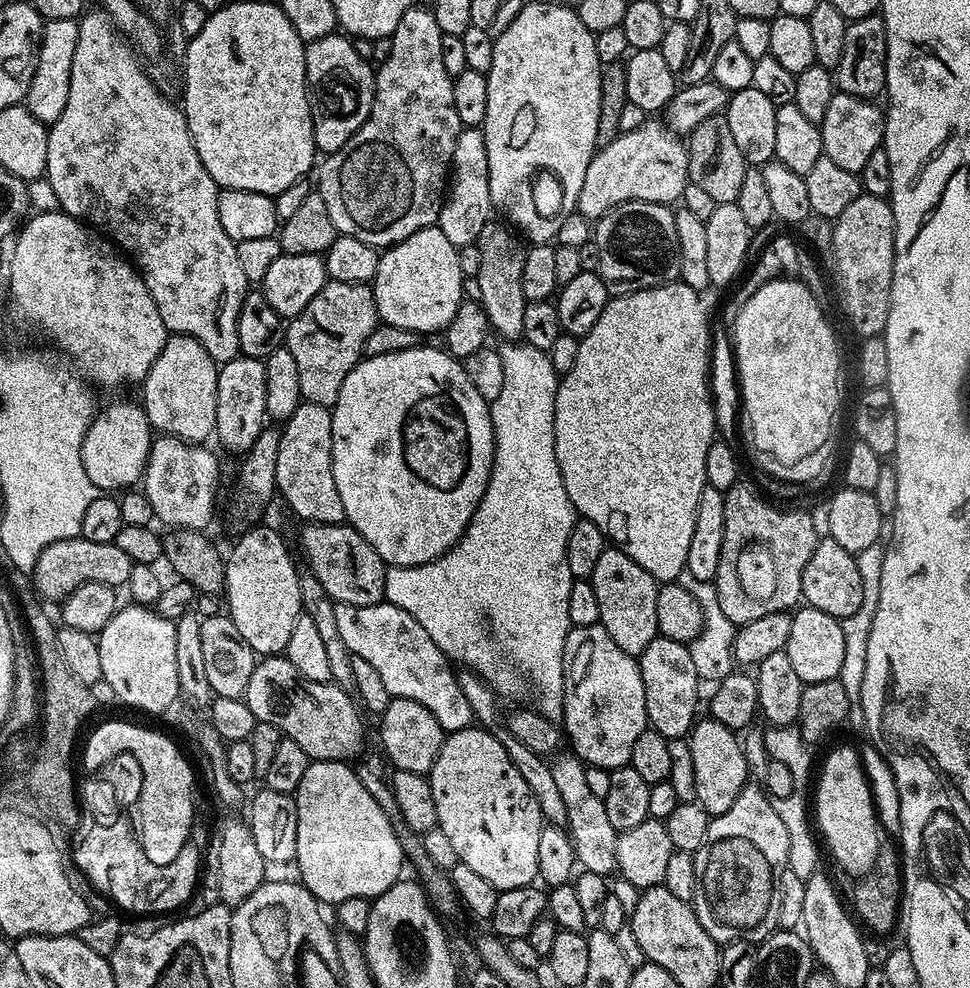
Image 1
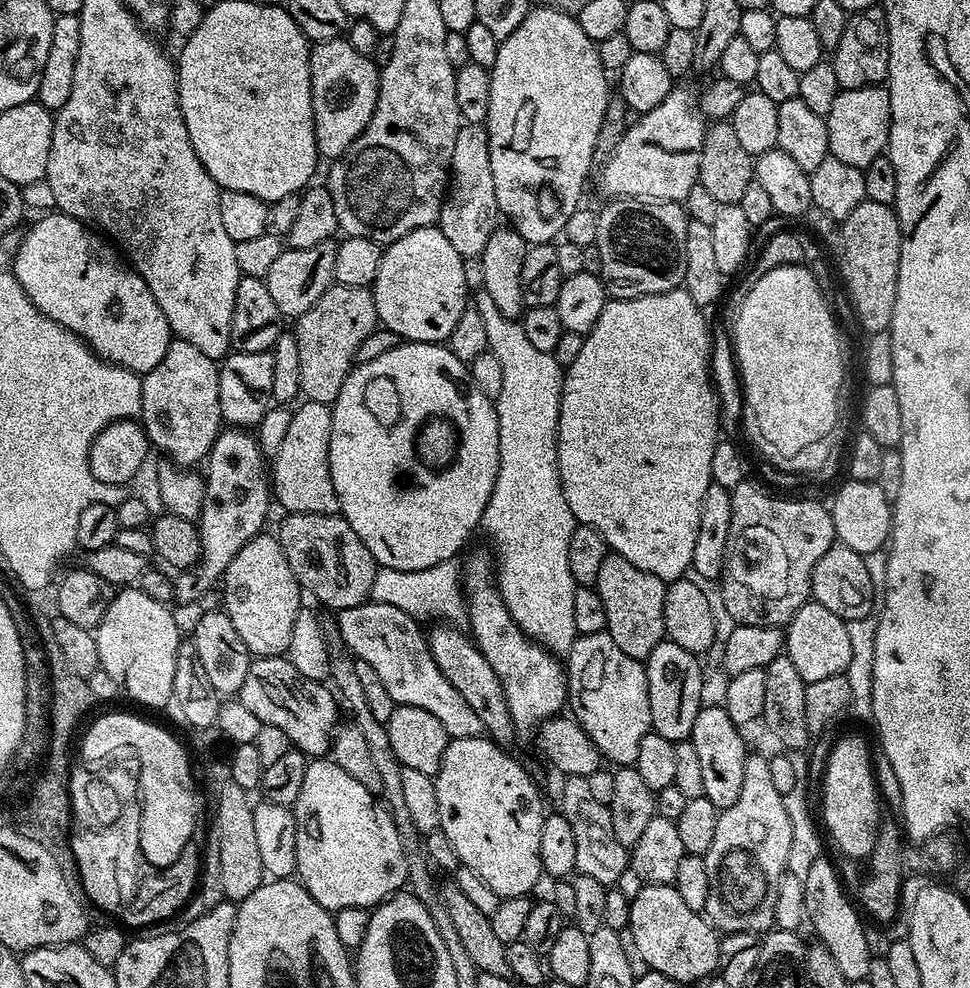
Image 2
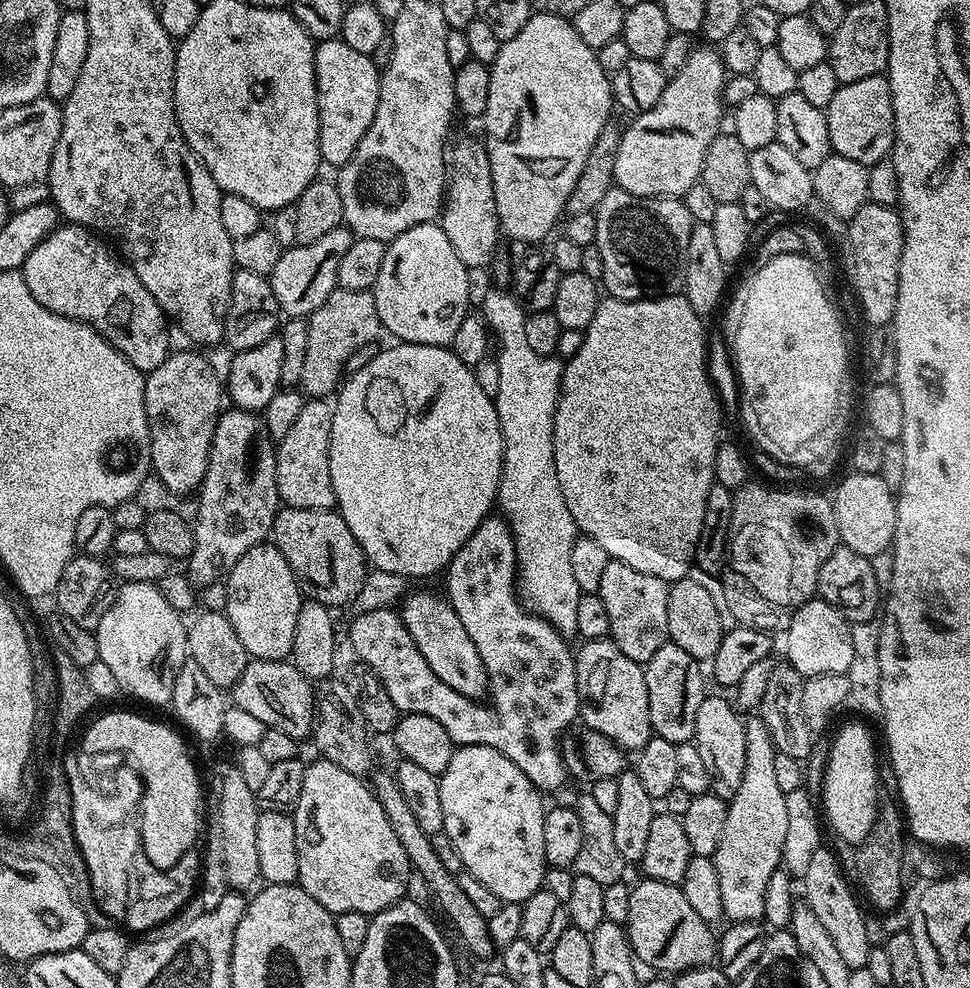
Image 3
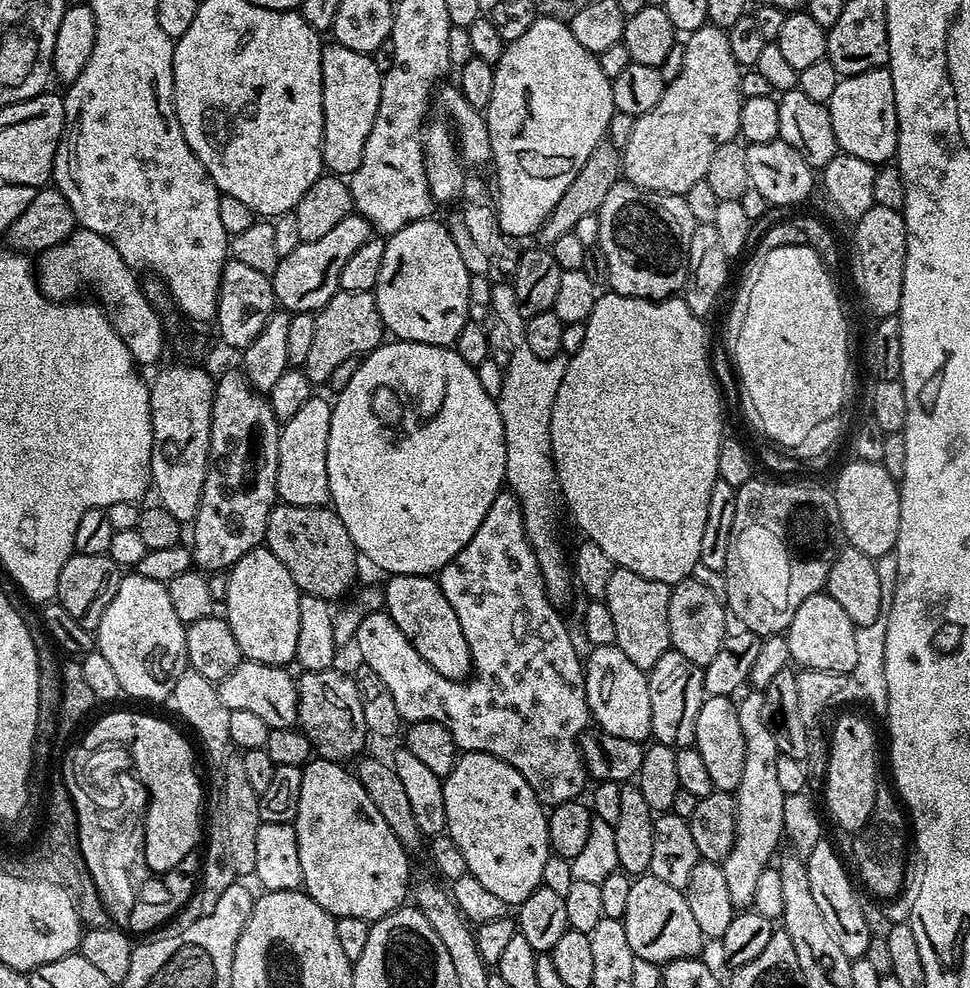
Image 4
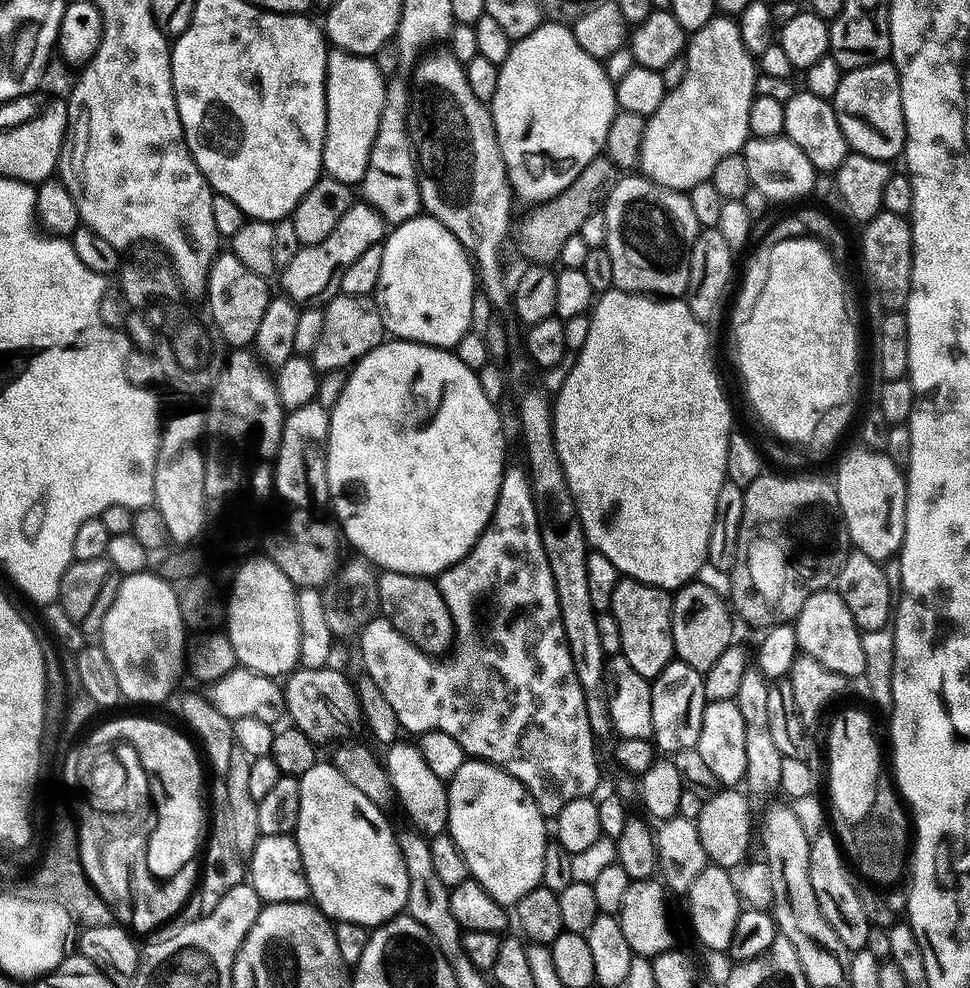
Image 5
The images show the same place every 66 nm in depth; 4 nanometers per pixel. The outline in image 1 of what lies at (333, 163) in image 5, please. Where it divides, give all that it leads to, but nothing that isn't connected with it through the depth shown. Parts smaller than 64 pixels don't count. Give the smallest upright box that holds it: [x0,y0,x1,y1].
[304,34,376,154]

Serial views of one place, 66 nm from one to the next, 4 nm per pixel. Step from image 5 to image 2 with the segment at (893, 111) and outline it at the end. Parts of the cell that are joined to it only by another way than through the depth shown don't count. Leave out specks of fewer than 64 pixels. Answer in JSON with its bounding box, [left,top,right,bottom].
[828,86,892,169]

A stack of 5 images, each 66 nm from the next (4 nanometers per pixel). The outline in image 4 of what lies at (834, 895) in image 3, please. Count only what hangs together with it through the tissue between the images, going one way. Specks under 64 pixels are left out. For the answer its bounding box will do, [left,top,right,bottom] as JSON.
[806,838,874,961]

